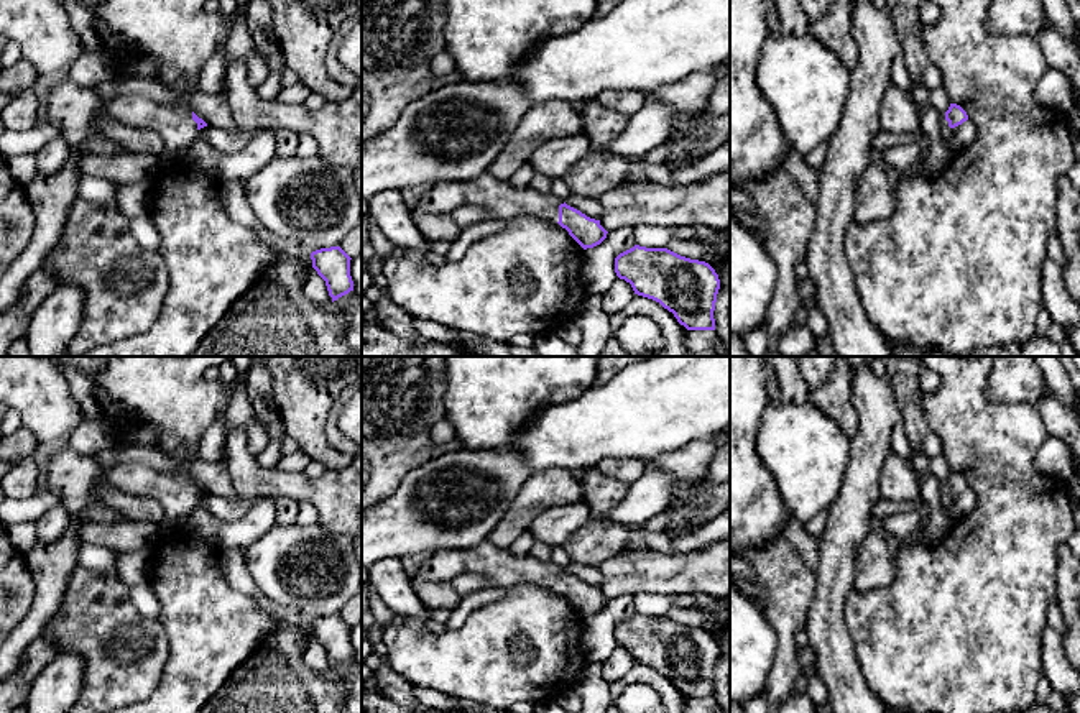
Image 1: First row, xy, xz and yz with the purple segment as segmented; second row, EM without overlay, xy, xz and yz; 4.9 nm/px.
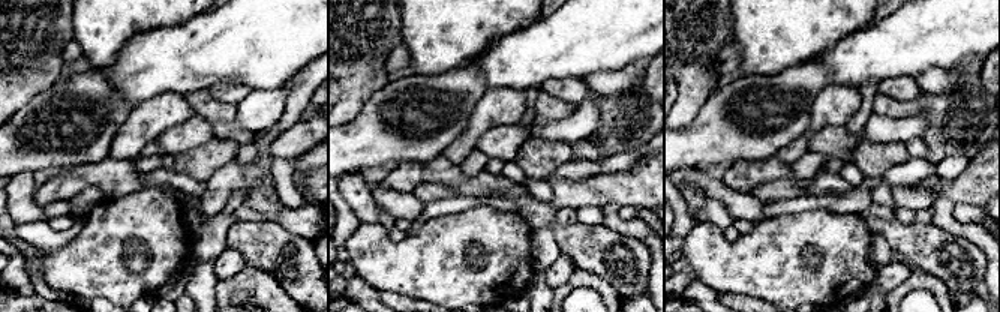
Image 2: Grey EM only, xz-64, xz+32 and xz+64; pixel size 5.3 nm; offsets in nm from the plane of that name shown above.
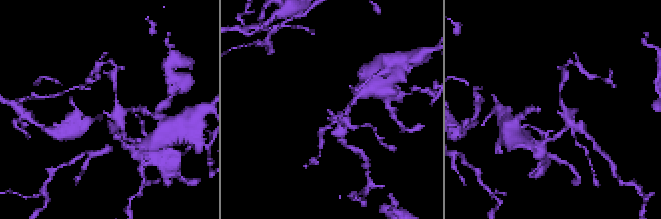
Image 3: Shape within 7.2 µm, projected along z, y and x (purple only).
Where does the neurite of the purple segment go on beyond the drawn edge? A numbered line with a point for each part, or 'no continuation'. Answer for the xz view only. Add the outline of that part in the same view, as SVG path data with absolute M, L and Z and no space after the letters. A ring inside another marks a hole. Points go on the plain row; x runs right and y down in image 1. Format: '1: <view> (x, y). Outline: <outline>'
1: xz (498, 565). Outline: M485 540L473 549L447 549L427 555L413 578L450 583L462 573L482 573L492 586L511 588L536 583L557 591L559 573L564 570L552 560L539 560L533 555L515 557L510 549L495 547Z

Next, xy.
1: xy (73, 477). Outline: M69 447L51 457L48 486L59 496L59 504L69 511L69 527L54 542L38 539L25 555L36 591L30 613L0 647L0 682L13 674L23 651L39 637L59 608L69 577L77 567L82 545L79 531L87 526L79 513L100 503L97 490L118 490L158 501L166 513L164 526L171 531L181 531L186 526L197 503L197 491L187 473L161 473L132 462L104 470L92 457L81 455Z

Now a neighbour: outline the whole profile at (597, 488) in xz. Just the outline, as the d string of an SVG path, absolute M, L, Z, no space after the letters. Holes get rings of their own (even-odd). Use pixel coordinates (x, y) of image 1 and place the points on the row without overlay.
M597 467L588 468L587 475L580 480L580 486L584 491L584 501L592 509L592 516L600 521L626 496L630 490L630 485L612 480Z

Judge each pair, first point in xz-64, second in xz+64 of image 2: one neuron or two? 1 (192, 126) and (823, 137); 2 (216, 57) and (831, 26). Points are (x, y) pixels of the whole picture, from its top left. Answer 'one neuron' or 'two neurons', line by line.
1: one neuron
2: two neurons

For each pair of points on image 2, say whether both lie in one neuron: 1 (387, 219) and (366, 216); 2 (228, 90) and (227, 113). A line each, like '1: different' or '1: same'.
1: different
2: different

